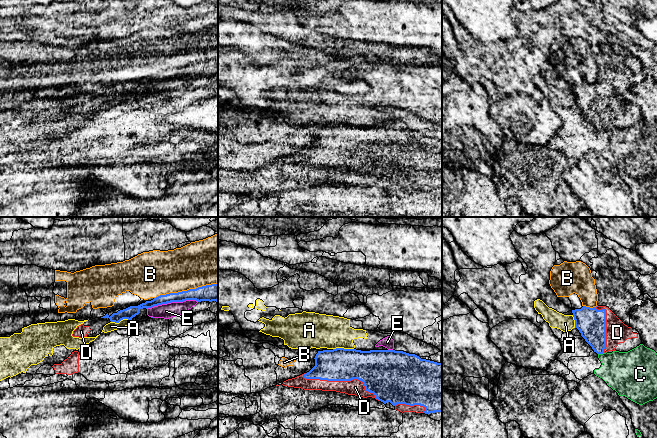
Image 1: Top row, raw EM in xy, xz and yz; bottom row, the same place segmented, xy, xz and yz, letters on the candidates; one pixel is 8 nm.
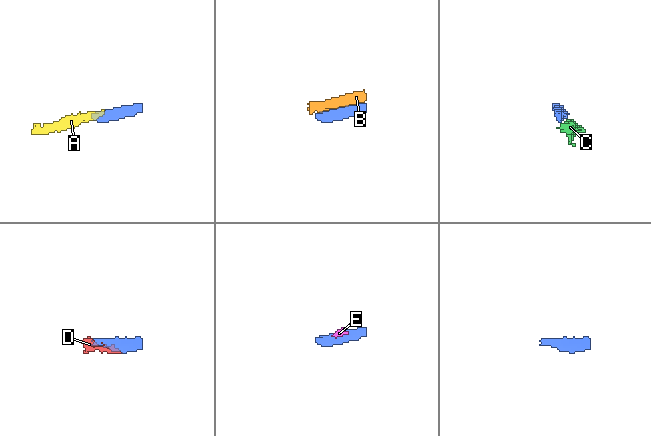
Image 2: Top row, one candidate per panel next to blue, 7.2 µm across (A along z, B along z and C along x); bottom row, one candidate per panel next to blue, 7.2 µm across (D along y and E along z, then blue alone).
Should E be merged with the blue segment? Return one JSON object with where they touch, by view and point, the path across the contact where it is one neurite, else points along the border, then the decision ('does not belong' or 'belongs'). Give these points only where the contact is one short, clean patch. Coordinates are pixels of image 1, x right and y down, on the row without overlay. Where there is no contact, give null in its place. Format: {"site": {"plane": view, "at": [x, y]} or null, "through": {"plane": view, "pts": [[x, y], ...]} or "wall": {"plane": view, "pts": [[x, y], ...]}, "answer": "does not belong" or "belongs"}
{"site": {"plane": "xy", "at": [172, 77]}, "answer": "does not belong"}

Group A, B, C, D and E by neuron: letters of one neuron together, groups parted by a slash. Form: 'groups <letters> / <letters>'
groups A E / B / C / D

